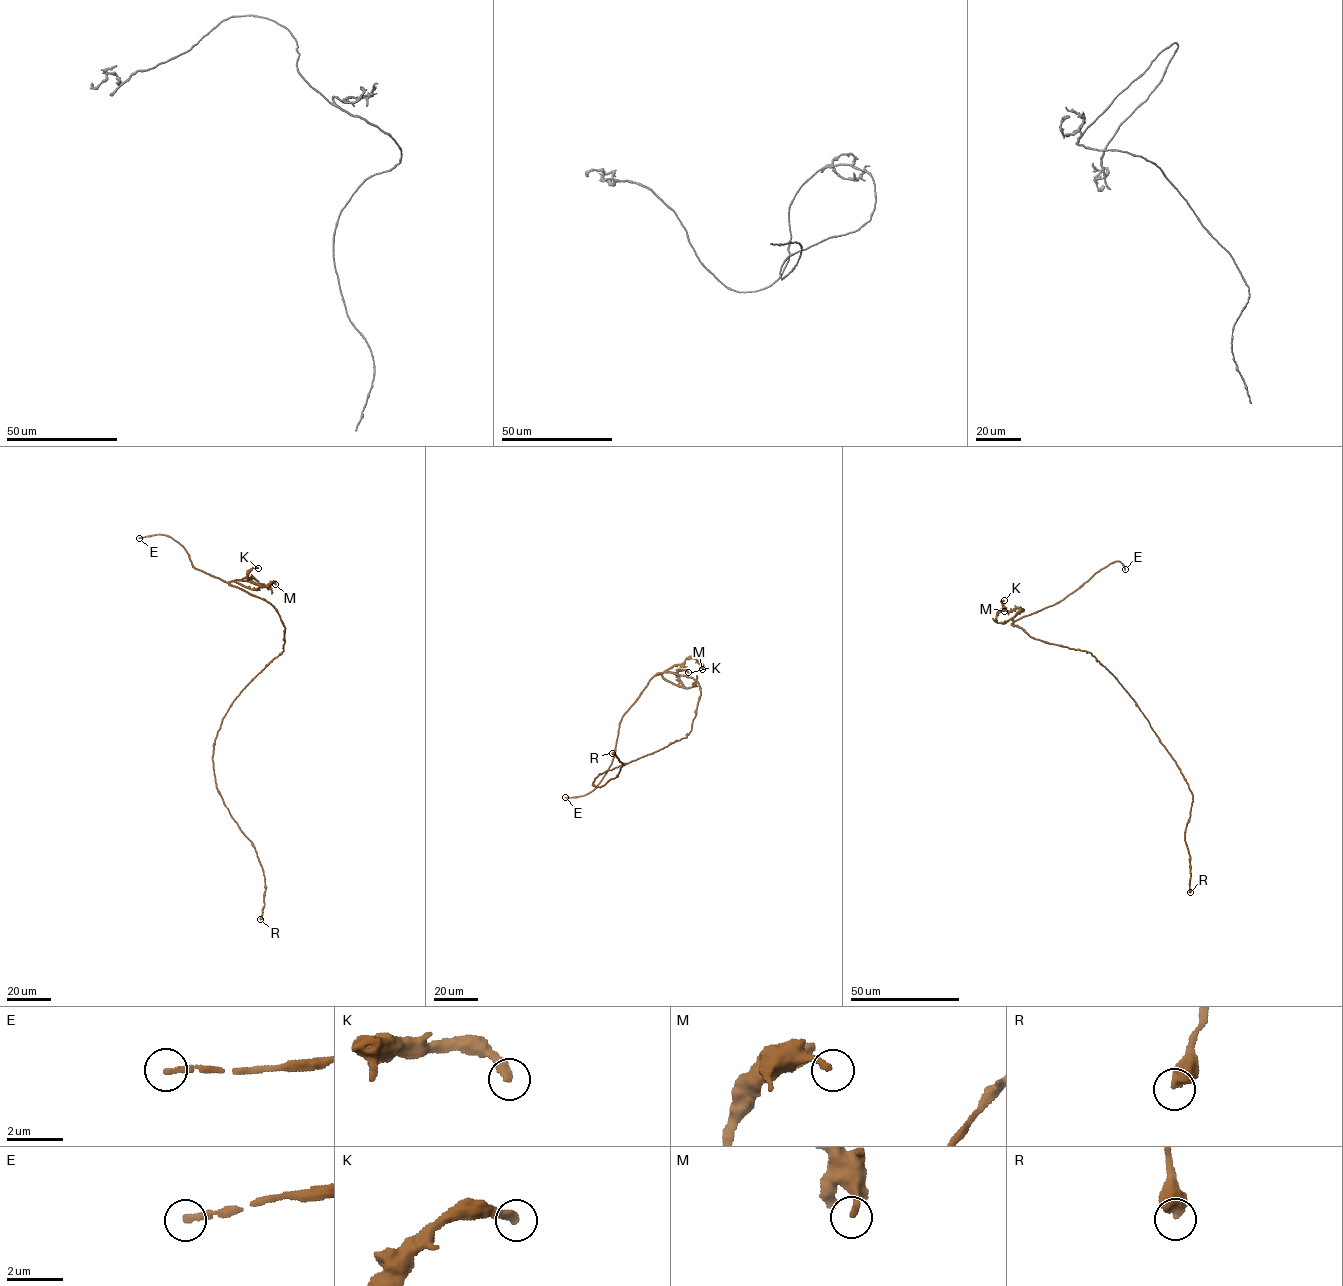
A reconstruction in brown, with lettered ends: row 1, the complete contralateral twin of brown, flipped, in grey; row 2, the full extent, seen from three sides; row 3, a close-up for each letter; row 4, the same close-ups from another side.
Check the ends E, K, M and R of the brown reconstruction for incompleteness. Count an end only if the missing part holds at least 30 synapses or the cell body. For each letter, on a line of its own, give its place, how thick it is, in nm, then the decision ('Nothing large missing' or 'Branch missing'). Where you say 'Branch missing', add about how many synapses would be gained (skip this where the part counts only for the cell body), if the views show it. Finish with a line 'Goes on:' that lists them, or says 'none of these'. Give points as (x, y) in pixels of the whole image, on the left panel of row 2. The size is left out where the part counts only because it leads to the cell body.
E: Place: (139, 538). Thickness 240 nm. Branch missing. Roughly 140 synapses
K: Place: (258, 568). Thickness 280 nm. Nothing large missing
M: Place: (275, 584). Thickness 200 nm. Nothing large missing
R: Place: (260, 919). Thickness 550 nm. Nothing large missing
Goes on: E

